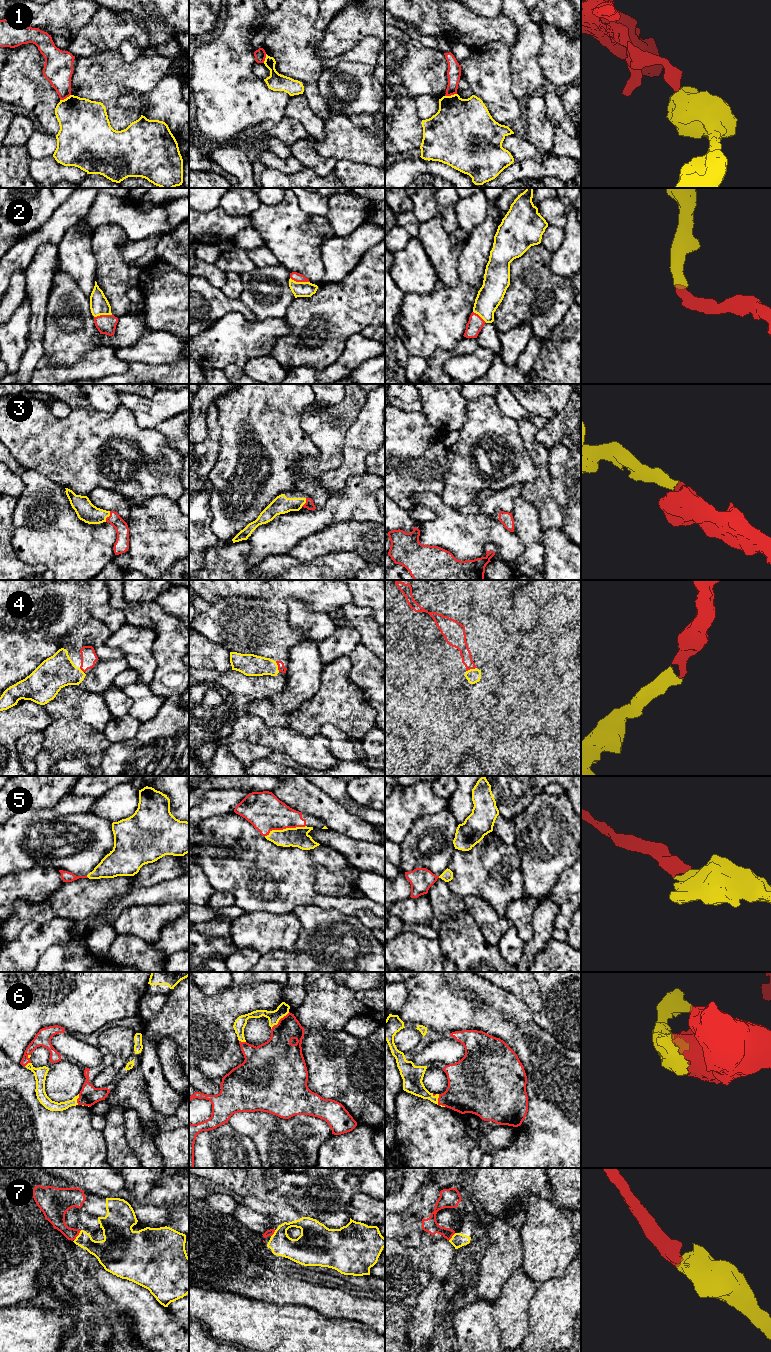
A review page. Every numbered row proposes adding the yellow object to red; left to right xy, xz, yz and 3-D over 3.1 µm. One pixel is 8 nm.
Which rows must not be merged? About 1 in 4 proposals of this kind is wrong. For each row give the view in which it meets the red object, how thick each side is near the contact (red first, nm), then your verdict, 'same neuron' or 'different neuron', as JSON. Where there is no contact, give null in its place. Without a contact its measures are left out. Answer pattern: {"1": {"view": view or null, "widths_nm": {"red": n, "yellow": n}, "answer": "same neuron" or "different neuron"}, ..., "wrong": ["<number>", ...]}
{"1": {"view": "yz", "widths_nm": {"red": 110, "yellow": 420}, "answer": "different neuron"}, "2": {"view": "xz", "widths_nm": {"red": 70, "yellow": 130}, "answer": "same neuron"}, "3": {"view": "xy", "widths_nm": {"red": 110, "yellow": 160}, "answer": "same neuron"}, "4": {"view": "xz", "widths_nm": {"red": 60, "yellow": 180}, "answer": "same neuron"}, "5": {"view": "xz", "widths_nm": {"red": 300, "yellow": 160}, "answer": "same neuron"}, "6": {"view": "xz", "widths_nm": {"red": 240, "yellow": 100}, "answer": "same neuron"}, "7": {"view": "xy", "widths_nm": {"red": 160, "yellow": 170}, "answer": "same neuron"}, "wrong": ["1"]}

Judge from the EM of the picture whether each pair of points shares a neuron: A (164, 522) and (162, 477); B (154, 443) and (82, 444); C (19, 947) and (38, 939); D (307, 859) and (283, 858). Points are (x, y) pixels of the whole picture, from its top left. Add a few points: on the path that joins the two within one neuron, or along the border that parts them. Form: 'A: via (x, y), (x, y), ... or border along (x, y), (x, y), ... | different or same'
A: border along (176, 500), (153, 496), (141, 504) | different
B: via (136, 438), (113, 434), (100, 443) | same
C: via (24, 947), (27, 947), (33, 941) | same
D: via (301, 859), (289, 859) | same

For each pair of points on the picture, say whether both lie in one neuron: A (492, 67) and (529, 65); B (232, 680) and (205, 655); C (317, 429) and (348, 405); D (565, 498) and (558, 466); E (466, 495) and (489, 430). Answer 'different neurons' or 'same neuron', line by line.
A: different neurons
B: different neurons
C: same neuron
D: same neuron
E: same neuron

